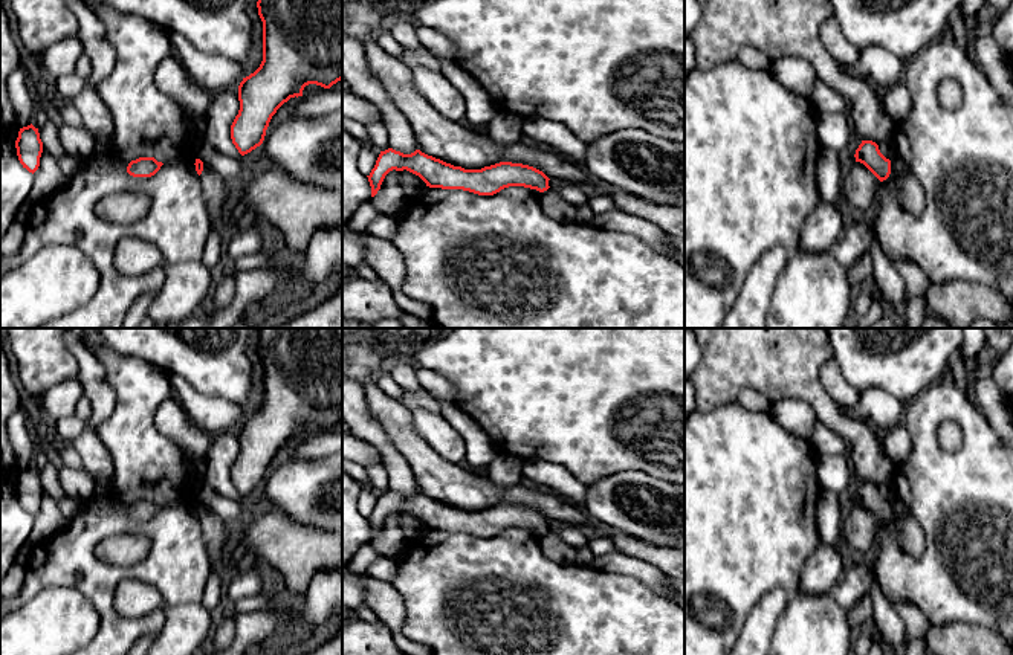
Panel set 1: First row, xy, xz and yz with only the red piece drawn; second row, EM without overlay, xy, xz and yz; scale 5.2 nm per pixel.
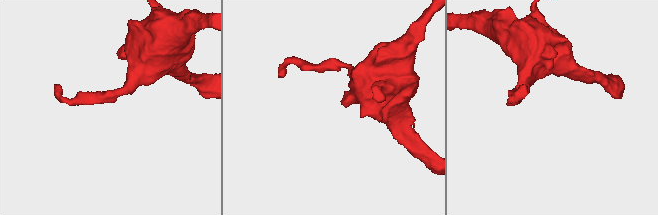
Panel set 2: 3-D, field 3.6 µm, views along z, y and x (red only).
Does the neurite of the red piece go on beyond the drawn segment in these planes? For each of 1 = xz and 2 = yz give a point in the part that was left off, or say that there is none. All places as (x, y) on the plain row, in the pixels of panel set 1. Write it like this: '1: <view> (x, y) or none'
1: none
2: none

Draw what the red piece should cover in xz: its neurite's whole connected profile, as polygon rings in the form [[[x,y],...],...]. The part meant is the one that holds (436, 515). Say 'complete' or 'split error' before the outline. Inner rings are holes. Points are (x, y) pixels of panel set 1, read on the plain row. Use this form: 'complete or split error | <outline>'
complete | [[[388,490],[380,493],[374,510],[367,518],[371,539],[377,536],[385,518],[393,511],[406,511],[419,518],[429,530],[463,531],[478,537],[494,537],[509,528],[524,528],[539,534],[550,530],[550,521],[542,513],[523,505],[500,504],[481,511],[464,511],[420,492],[403,496]]]

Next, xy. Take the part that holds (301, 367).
complete | [[[260,328],[258,357],[263,363],[263,403],[238,428],[240,452],[231,467],[231,481],[241,498],[260,489],[277,452],[290,440],[303,438],[309,426],[330,431],[342,421],[342,328]]]

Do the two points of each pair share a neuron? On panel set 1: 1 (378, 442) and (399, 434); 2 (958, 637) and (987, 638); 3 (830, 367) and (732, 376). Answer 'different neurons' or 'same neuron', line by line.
1: different neurons
2: same neuron
3: different neurons

